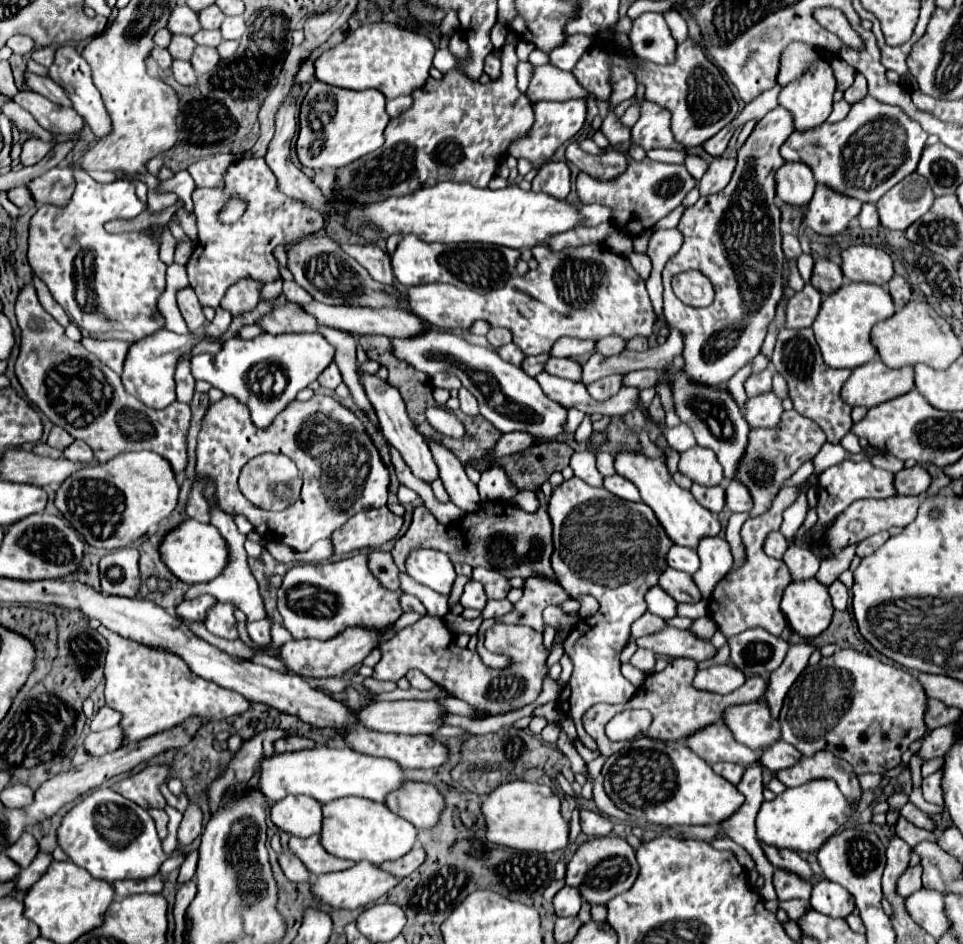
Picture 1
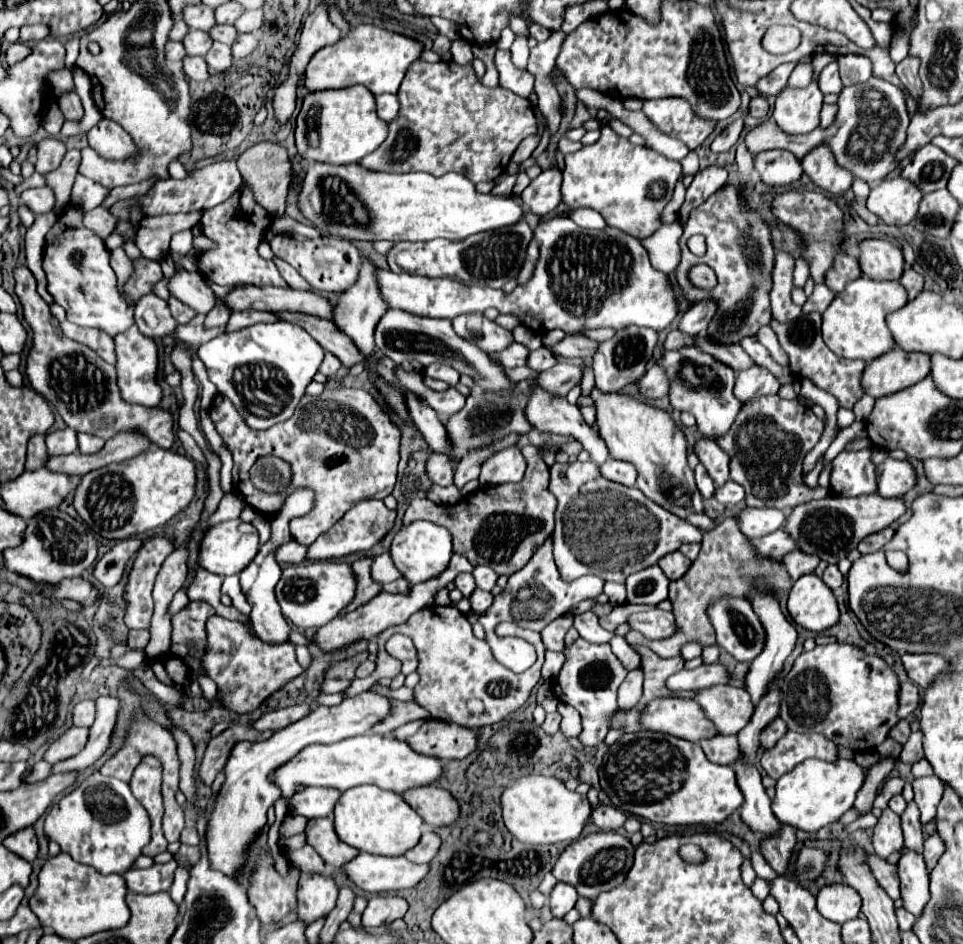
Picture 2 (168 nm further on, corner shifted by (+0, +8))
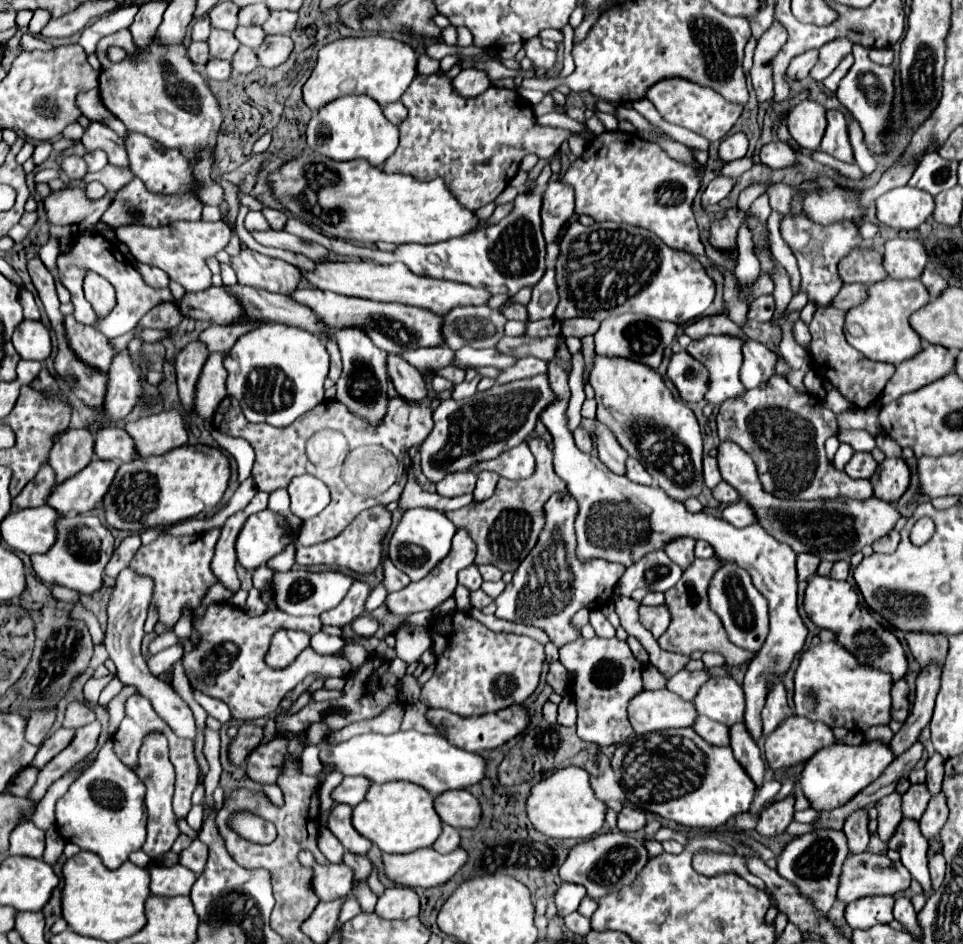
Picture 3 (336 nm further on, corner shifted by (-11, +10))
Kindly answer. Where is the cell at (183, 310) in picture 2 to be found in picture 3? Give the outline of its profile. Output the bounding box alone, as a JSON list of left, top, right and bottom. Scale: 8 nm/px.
[140,302,184,330]

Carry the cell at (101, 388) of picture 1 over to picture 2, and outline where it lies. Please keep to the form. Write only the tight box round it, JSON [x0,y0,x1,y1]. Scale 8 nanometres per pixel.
[15,266,175,448]

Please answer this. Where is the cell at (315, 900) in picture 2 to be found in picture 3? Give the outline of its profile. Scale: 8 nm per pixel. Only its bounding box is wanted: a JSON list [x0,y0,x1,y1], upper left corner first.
[314,864,354,900]

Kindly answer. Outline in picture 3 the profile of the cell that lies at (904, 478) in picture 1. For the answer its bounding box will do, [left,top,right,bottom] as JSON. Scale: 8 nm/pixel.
[870,458,910,502]

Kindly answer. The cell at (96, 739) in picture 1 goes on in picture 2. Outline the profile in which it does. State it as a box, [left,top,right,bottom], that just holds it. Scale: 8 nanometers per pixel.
[45,726,89,764]

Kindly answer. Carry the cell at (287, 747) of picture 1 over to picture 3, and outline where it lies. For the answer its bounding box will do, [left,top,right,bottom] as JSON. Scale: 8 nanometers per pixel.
[230,726,264,766]

